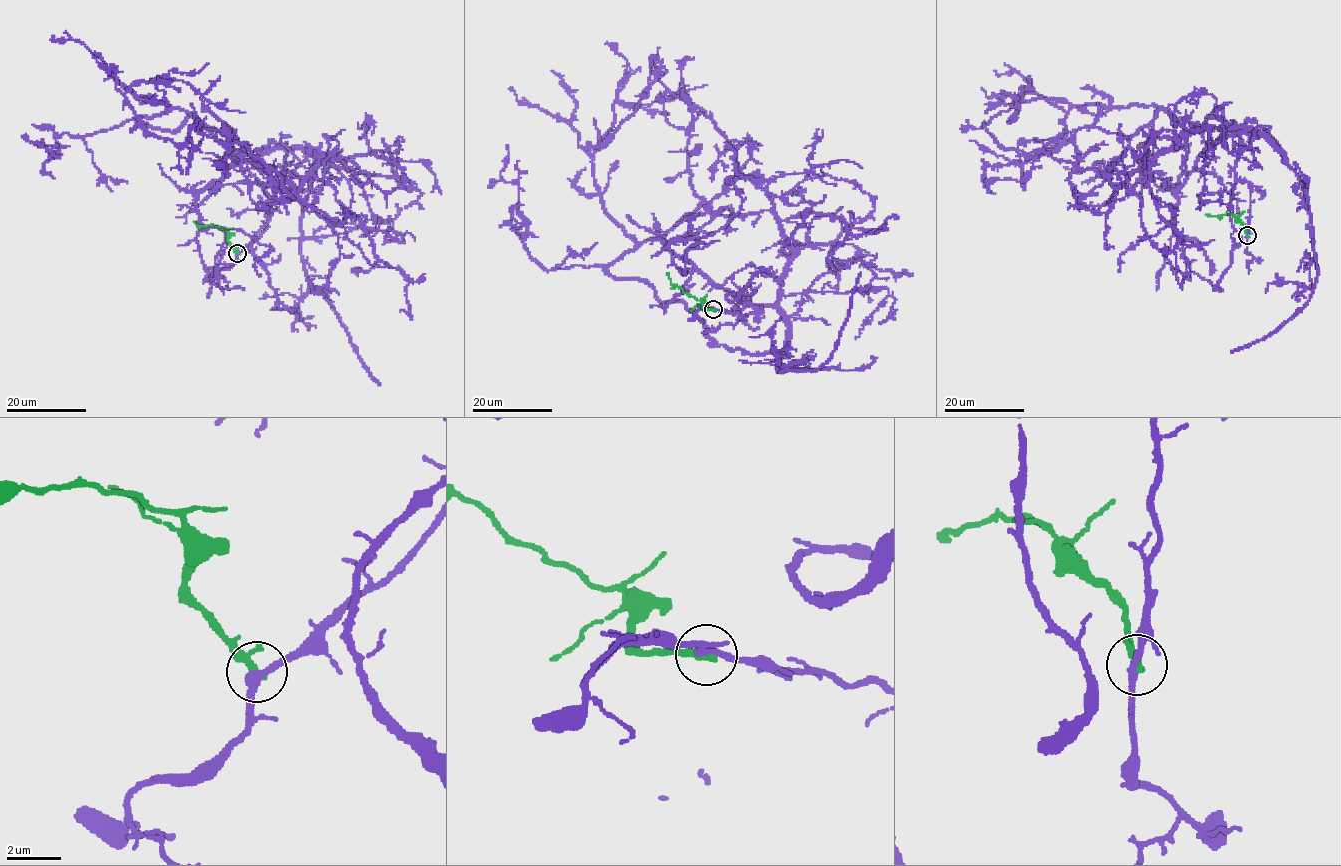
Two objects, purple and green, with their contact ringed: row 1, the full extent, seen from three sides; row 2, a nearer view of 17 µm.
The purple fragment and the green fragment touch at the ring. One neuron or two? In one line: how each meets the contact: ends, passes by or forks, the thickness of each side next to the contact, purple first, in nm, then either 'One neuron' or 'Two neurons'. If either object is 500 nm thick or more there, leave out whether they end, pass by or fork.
At the ring purple passes by. At the ring green passes by. Thickness 300 nm (purple) against 240 nm. Two neurons

